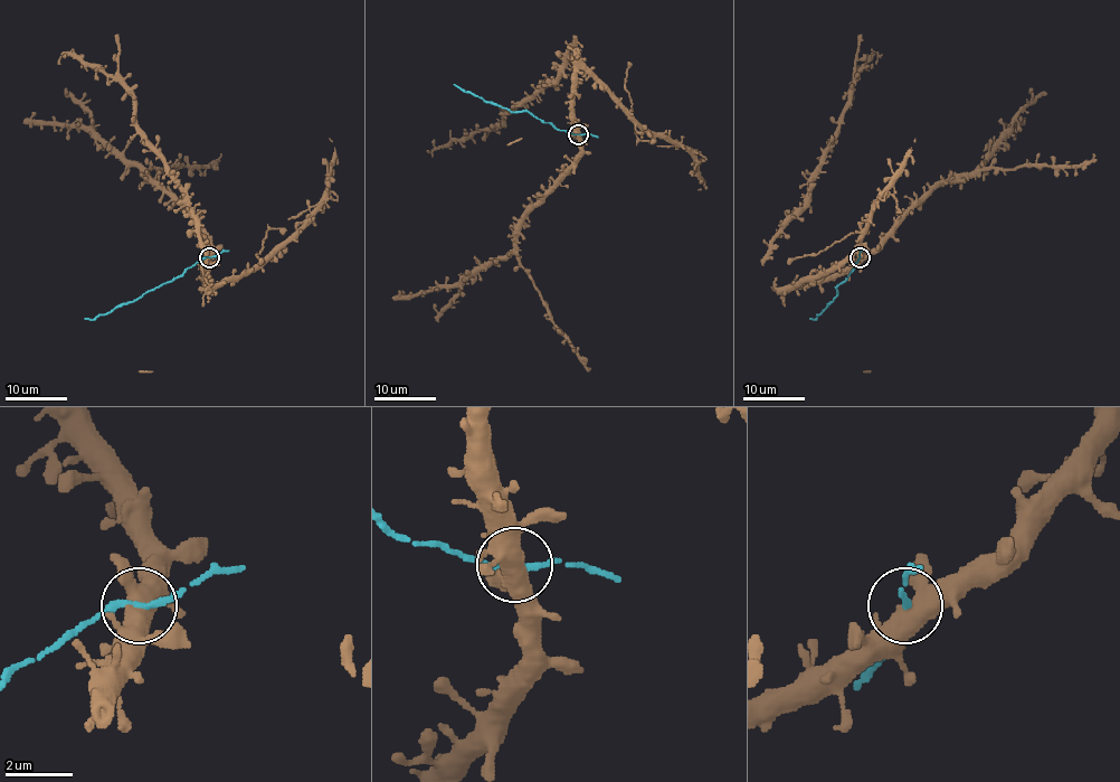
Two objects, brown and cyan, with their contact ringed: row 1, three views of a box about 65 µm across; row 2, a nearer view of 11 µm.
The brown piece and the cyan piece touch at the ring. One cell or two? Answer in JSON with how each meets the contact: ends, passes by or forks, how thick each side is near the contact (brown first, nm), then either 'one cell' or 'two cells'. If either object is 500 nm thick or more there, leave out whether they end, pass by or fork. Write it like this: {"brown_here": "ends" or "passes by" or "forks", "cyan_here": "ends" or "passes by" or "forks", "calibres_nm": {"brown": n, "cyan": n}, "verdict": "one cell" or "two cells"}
{"brown_here": "forks", "cyan_here": "passes by", "calibres_nm": {"brown": 440, "cyan": 180}, "verdict": "one cell"}

